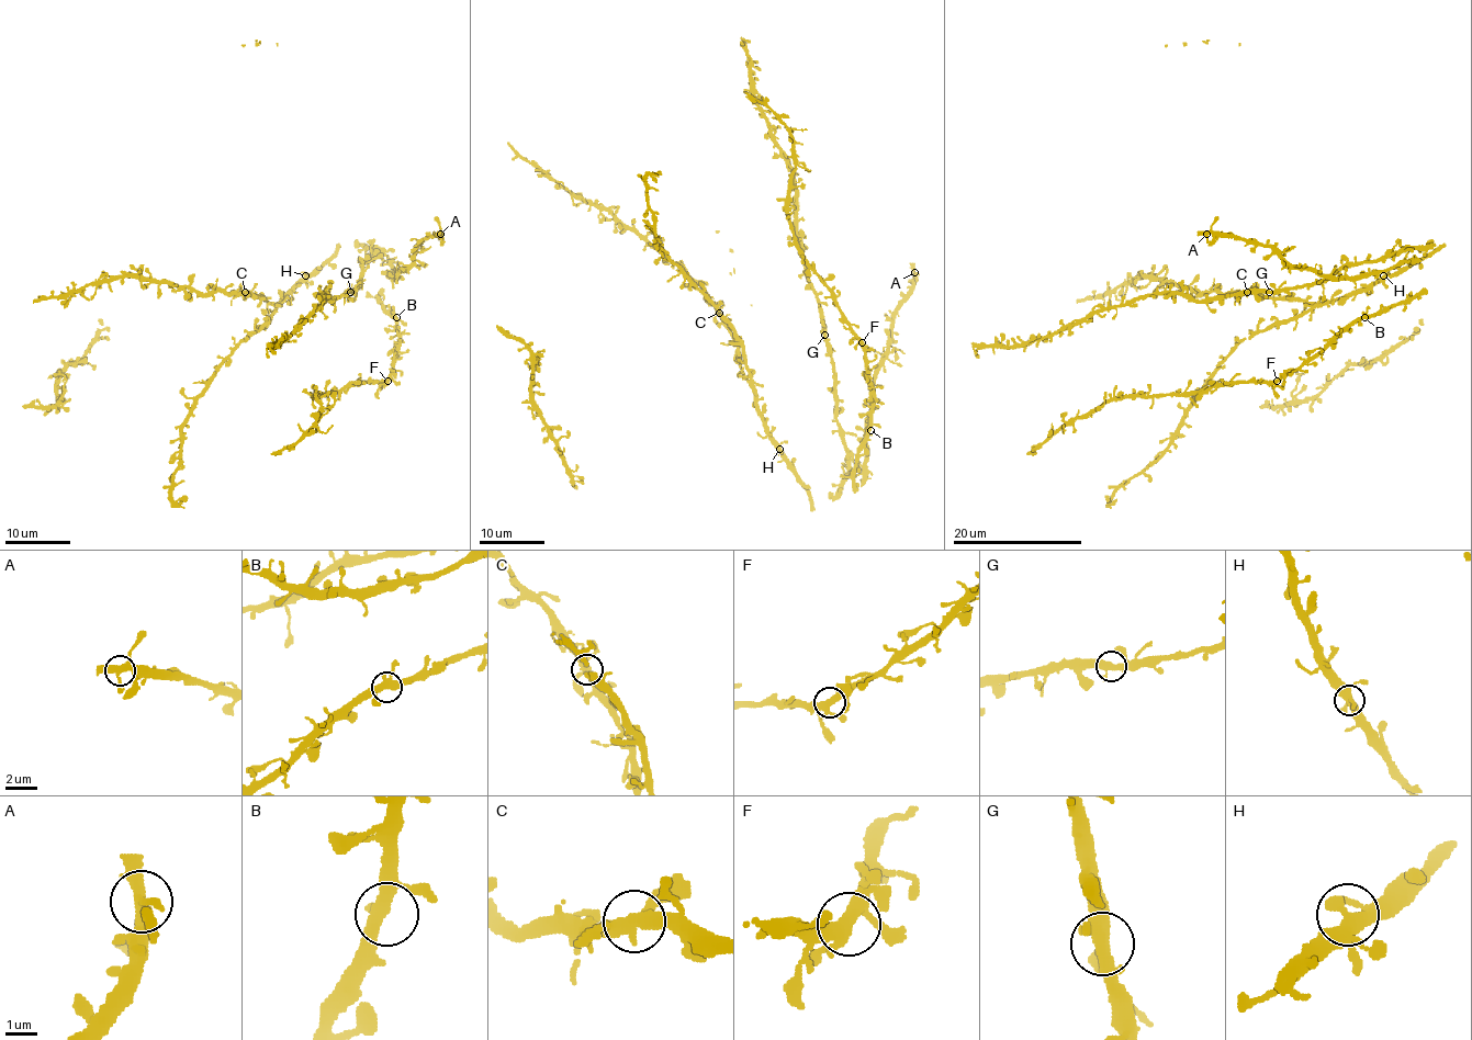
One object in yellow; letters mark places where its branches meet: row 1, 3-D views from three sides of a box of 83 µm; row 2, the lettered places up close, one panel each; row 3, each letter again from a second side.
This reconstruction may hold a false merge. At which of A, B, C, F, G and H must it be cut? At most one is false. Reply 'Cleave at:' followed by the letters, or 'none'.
Cleave at: none

